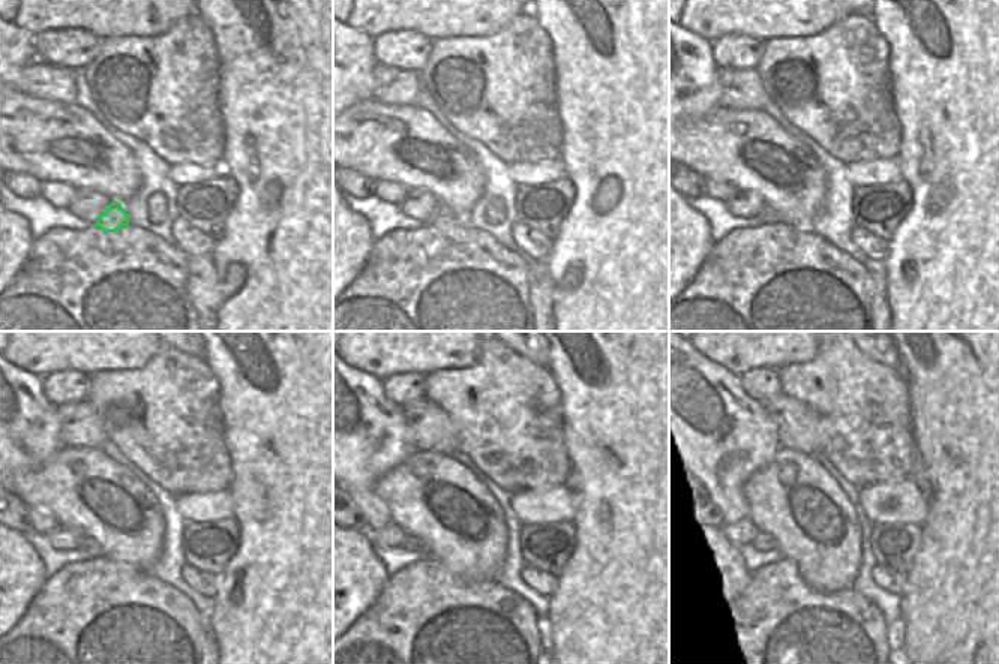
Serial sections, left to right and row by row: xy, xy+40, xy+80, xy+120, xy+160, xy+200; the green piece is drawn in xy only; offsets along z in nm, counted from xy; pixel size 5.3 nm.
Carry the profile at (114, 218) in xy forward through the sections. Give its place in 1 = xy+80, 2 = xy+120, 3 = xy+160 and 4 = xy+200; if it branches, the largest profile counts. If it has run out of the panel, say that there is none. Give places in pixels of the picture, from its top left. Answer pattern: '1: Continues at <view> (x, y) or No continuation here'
1: Continues at xy+80 (768, 215)
2: Continues at xy+120 (87, 544)
3: Continues at xy+160 (416, 544)
4: Continues at xy+200 (737, 540).

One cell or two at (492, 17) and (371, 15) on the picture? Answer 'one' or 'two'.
one

